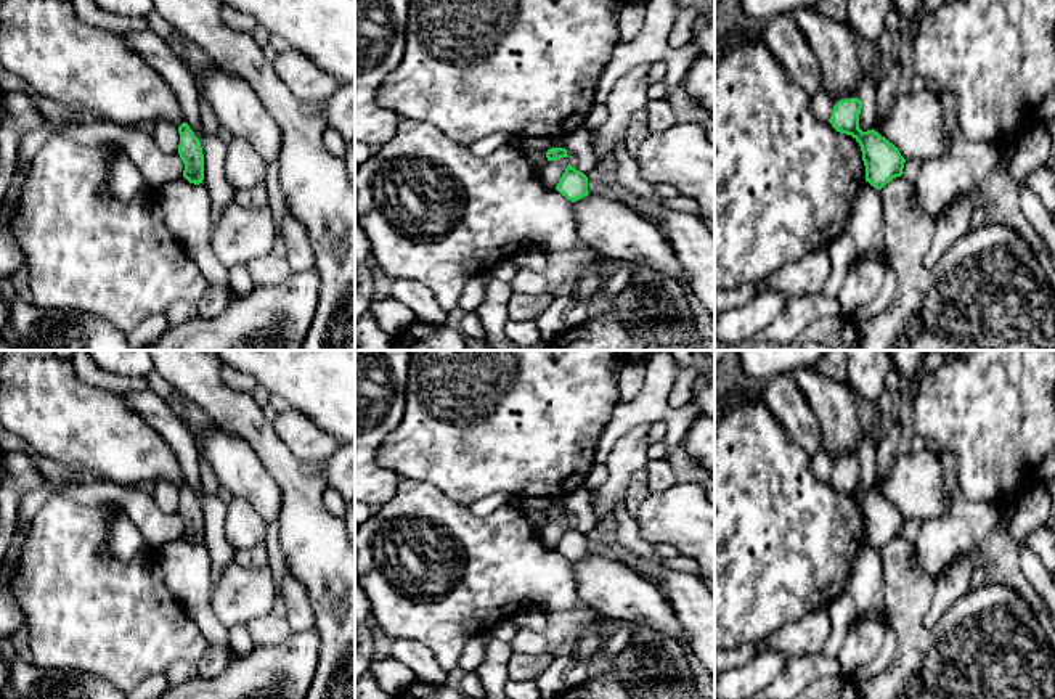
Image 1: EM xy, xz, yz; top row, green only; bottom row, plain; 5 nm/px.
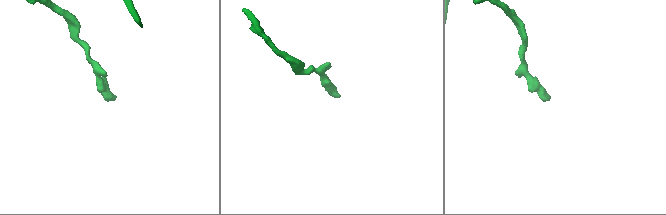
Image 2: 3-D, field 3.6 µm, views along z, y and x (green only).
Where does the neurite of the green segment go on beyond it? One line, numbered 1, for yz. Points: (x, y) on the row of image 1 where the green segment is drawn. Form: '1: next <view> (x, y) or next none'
1: next none

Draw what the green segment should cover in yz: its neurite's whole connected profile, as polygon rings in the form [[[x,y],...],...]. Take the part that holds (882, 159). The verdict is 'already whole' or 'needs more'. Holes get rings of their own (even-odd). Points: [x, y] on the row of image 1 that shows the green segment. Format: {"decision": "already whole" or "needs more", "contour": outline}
{"decision": "already whole", "contour": [[[859,98],[840,100],[832,111],[829,122],[840,132],[851,135],[861,146],[866,166],[866,182],[882,190],[888,182],[902,175],[906,159],[899,149],[878,132],[859,129],[862,103]]]}

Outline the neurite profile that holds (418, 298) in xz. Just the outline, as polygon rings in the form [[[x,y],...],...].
[[[403,278],[393,280],[390,297],[405,304],[418,321],[430,326],[445,326],[448,312],[437,304],[426,284]]]

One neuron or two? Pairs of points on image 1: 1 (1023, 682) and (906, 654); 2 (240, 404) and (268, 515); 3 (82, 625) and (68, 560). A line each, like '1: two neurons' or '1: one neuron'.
1: one neuron
2: two neurons
3: one neuron

